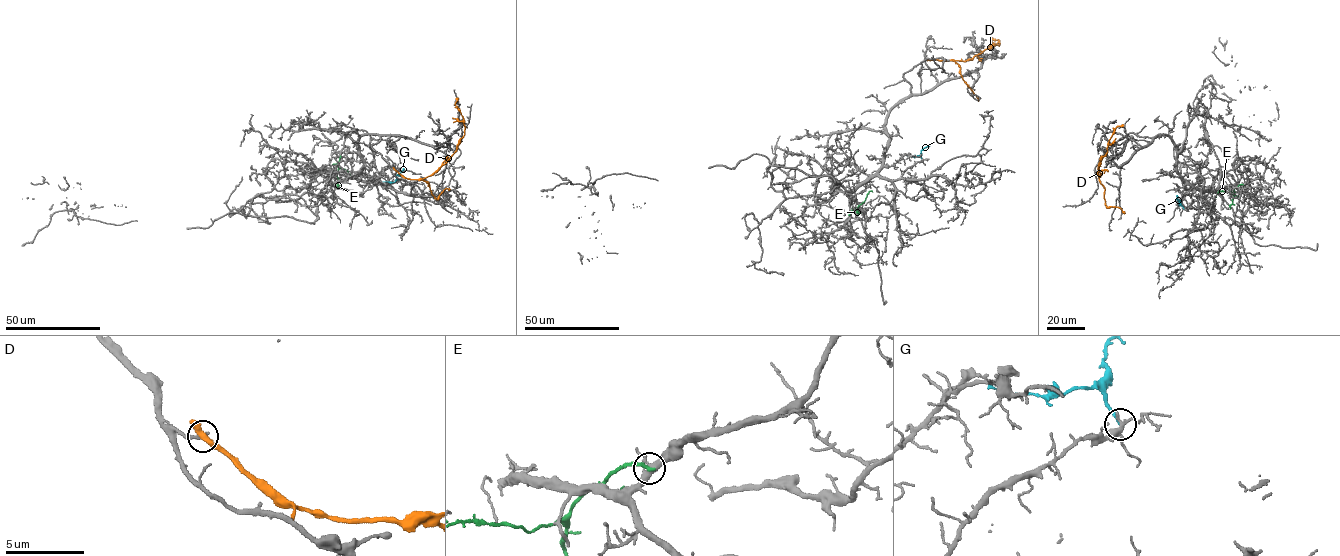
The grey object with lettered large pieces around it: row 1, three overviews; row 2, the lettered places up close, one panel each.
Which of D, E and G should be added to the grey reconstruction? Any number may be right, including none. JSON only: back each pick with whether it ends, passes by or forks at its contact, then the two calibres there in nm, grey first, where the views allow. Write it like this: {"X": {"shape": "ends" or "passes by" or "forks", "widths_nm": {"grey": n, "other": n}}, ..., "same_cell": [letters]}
{"same_cell": []}

